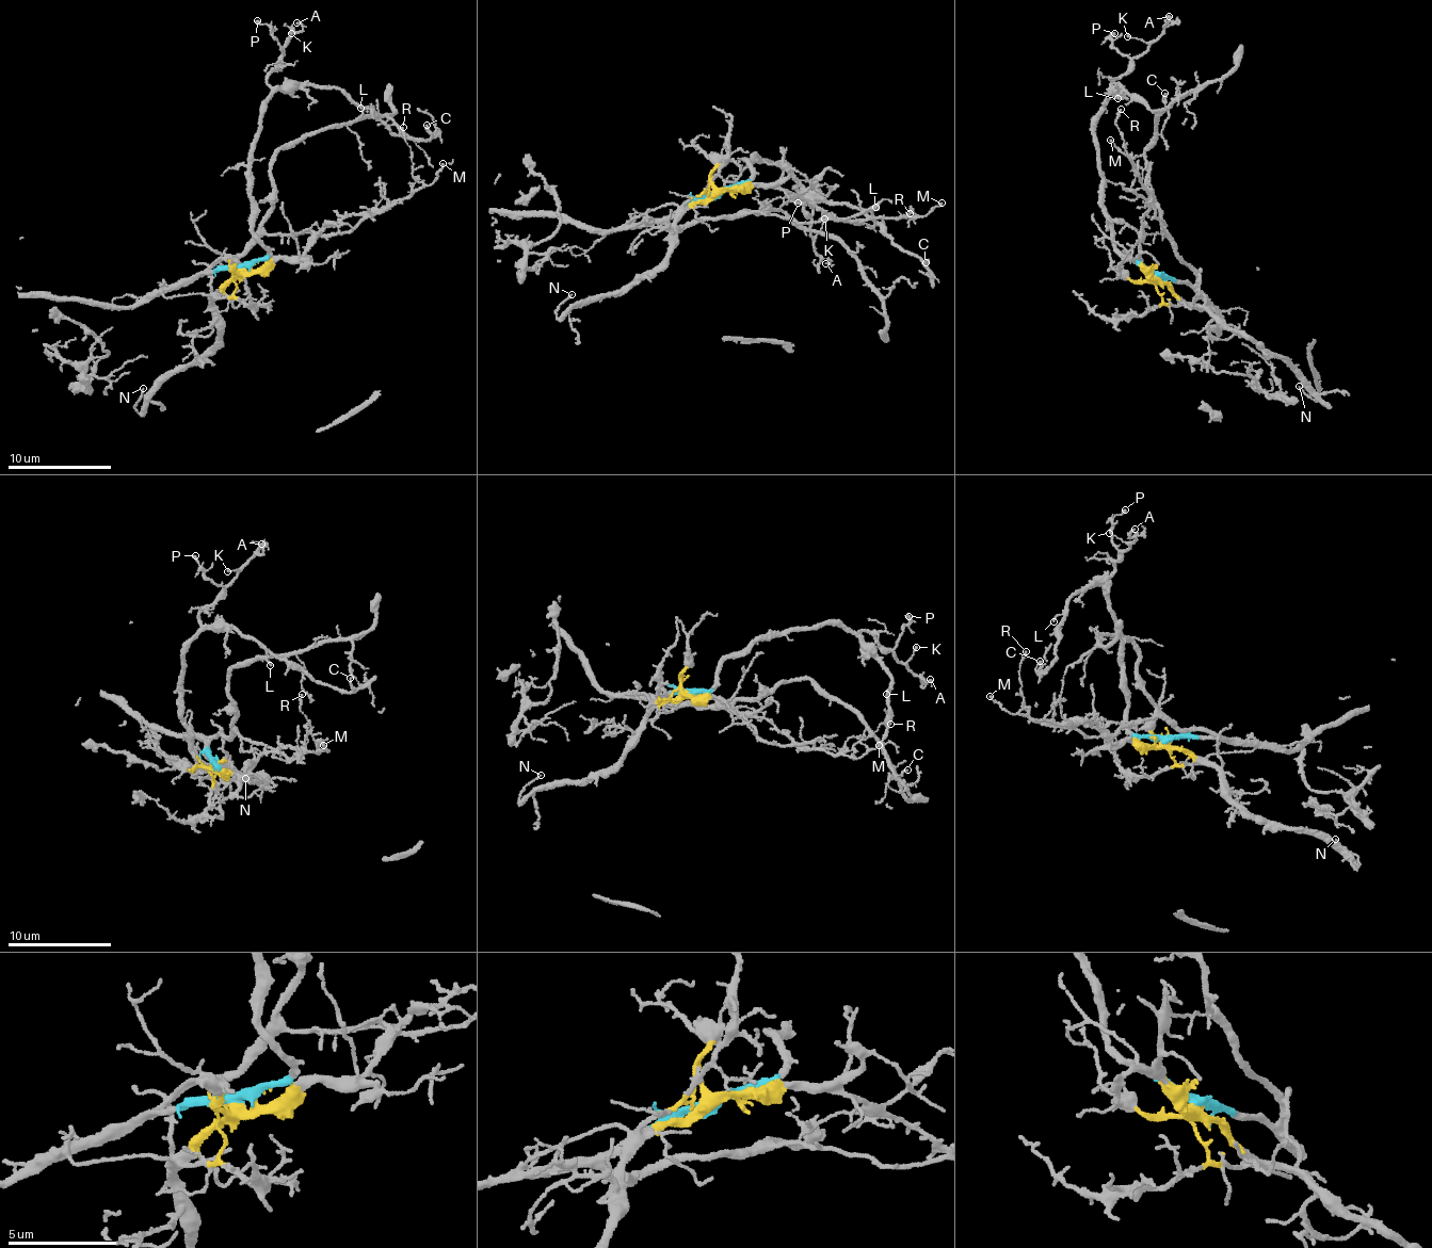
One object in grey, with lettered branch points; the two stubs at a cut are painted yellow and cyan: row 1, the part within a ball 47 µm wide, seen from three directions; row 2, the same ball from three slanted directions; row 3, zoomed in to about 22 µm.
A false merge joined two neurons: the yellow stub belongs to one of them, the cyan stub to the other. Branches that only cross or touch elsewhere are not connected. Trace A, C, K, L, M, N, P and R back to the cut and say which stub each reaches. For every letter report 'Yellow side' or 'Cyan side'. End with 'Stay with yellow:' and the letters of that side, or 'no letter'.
A: Cyan side
C: Cyan side
K: Cyan side
L: Cyan side
M: Yellow side
N: Yellow side
P: Cyan side
R: Yellow side
Stay with yellow: M, N, R

